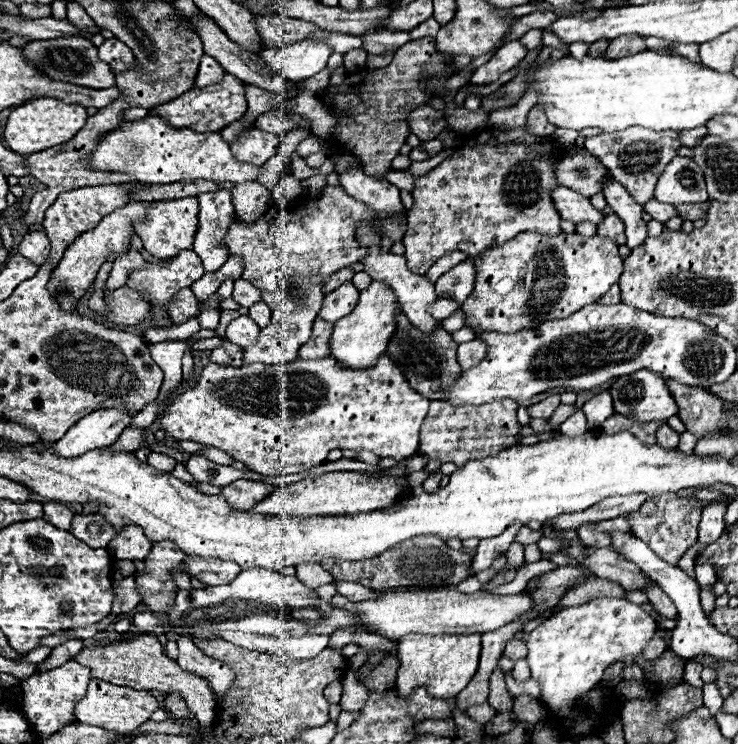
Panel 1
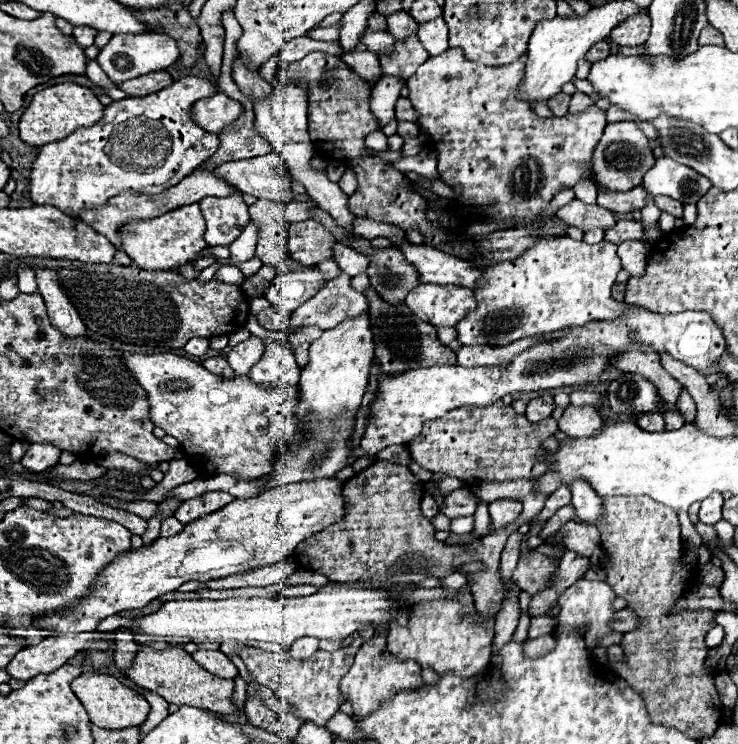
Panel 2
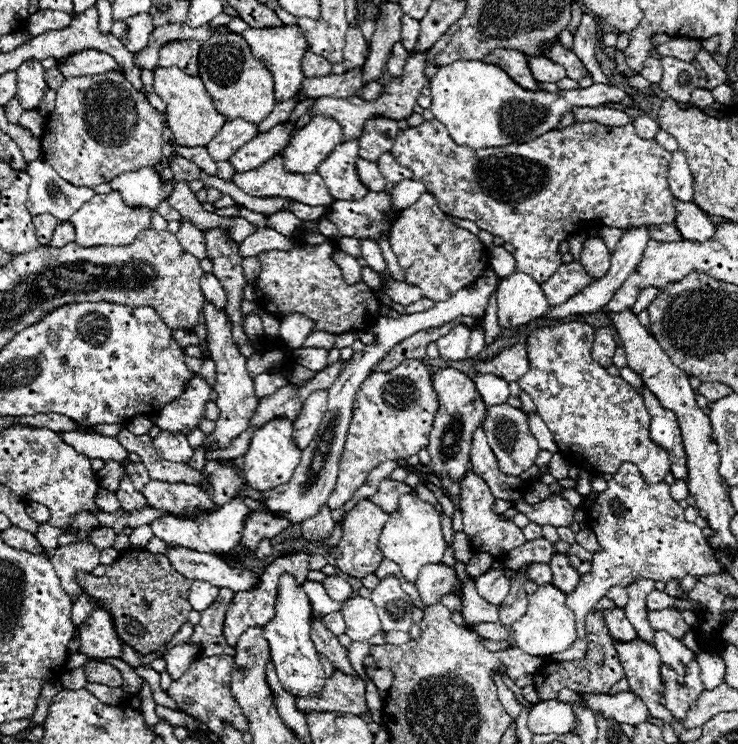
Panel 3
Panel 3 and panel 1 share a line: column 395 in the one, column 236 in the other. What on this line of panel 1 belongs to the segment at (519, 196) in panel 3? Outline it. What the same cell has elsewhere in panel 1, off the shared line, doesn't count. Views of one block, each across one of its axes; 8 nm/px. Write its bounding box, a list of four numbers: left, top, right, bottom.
[230,128,282,166]

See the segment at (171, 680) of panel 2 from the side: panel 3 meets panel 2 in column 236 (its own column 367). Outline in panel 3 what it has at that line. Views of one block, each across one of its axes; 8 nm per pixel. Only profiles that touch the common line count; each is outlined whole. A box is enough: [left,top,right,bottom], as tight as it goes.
[296,672,368,714]

